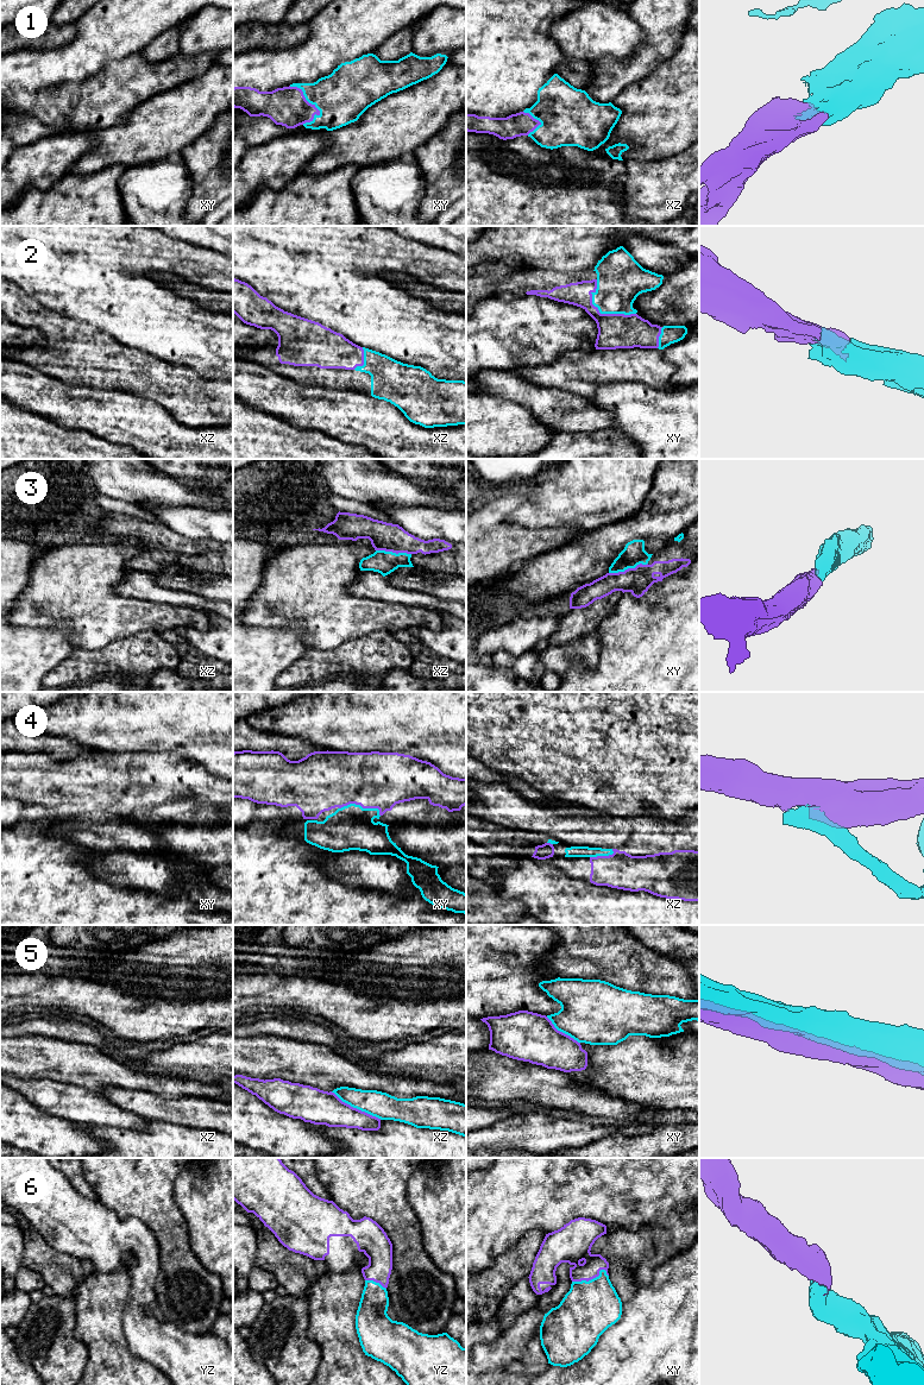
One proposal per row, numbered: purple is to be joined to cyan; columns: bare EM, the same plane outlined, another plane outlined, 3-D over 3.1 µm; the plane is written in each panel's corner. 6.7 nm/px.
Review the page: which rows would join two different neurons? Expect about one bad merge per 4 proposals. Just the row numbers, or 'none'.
4, 5

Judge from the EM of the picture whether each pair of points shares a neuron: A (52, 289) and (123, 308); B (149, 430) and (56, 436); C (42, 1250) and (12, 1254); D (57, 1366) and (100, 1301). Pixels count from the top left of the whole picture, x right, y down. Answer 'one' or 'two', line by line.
A: one
B: two
C: two
D: two

